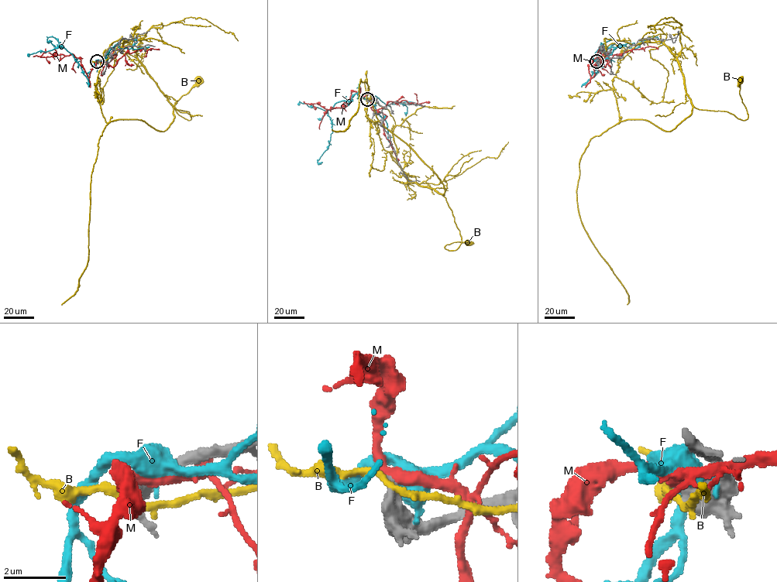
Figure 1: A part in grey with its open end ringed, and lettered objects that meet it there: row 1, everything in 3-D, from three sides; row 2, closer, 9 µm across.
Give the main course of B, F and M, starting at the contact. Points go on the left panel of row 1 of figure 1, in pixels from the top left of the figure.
B: (97, 62), (128, 42), (167, 100), (189, 112), (187, 120), (174, 104), (198, 80)
F: (97, 61), (87, 77), (71, 54), (57, 47), (62, 47), (56, 39), (47, 39), (52, 41)
M: (97, 61), (88, 77), (80, 57), (71, 53), (42, 57), (45, 49)

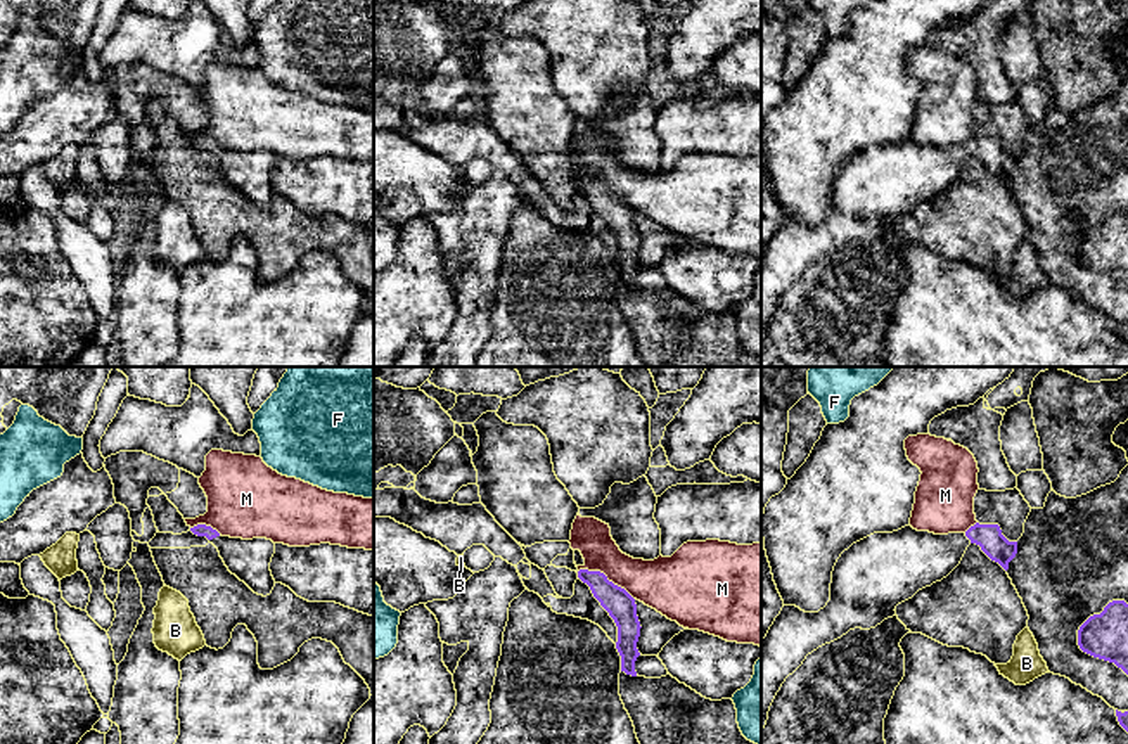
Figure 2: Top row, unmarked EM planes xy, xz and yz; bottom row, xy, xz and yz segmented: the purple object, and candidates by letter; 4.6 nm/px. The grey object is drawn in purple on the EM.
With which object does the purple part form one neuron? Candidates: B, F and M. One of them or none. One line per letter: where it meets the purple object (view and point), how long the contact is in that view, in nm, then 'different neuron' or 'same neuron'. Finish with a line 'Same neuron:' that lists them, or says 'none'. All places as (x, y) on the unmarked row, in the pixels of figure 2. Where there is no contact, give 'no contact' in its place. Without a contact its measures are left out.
B: no contact; different neuron
F: no contact; different neuron
M: contact xz (606, 189); length 300 nm; different neuron
Same neuron: none

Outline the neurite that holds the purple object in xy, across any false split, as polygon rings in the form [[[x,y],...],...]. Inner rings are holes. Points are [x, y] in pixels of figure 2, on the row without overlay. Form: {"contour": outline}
{"contour": [[[206,137],[190,140],[197,149],[206,149],[213,156],[225,178],[232,187],[244,194],[254,206],[270,208],[275,192],[270,183],[270,175],[275,166],[275,156],[266,151],[230,151],[221,149],[216,142]]]}

